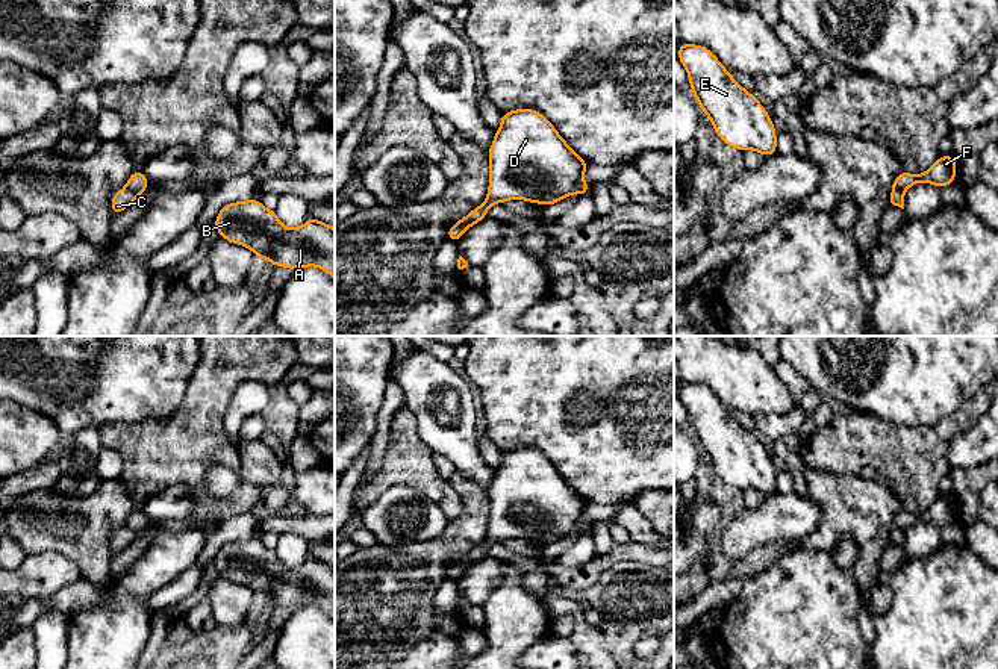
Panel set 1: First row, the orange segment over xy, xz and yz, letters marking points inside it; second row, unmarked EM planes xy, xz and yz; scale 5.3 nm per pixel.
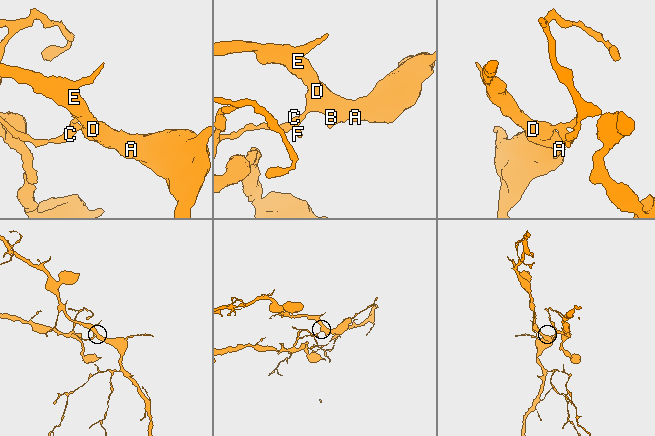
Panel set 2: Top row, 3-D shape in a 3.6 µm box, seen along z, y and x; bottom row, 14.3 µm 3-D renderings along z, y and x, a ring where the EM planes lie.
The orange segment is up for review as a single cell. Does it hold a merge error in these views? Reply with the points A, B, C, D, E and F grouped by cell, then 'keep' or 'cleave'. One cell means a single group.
A B D E F / C; cleave

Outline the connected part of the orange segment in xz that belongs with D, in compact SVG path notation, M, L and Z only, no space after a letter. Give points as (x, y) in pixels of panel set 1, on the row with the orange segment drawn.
M515 109L501 112L501 126L495 132L489 156L489 188L486 200L468 213L463 233L474 224L486 219L488 209L507 200L526 200L542 207L556 204L577 192L583 197L592 185L585 185L583 177L588 162L582 159L559 135L544 114L535 109Z

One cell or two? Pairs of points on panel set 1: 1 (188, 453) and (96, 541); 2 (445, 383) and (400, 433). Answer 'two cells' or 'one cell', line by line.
1: two cells
2: two cells

